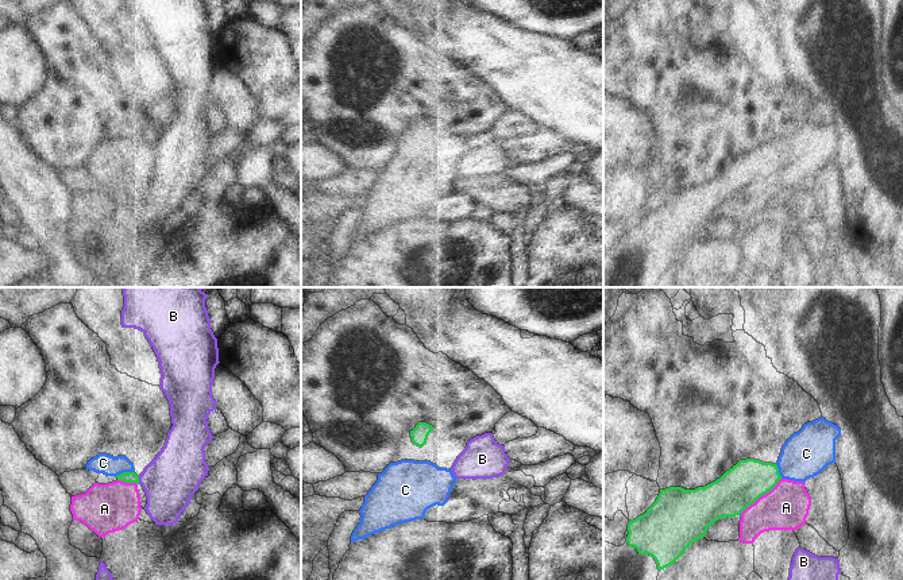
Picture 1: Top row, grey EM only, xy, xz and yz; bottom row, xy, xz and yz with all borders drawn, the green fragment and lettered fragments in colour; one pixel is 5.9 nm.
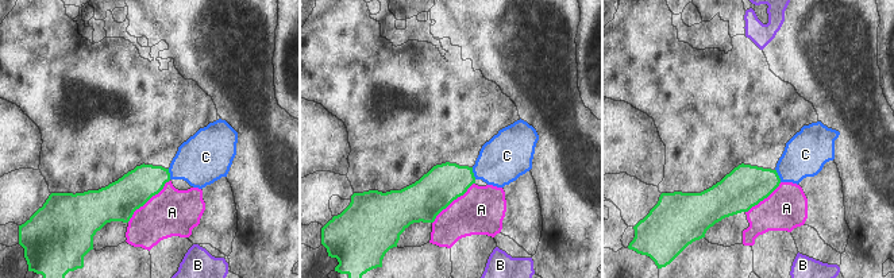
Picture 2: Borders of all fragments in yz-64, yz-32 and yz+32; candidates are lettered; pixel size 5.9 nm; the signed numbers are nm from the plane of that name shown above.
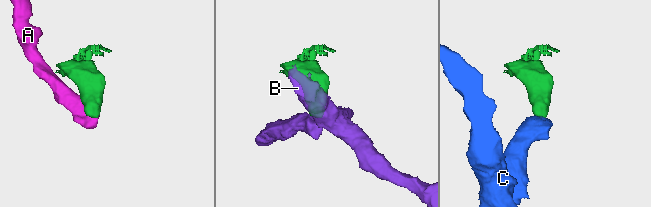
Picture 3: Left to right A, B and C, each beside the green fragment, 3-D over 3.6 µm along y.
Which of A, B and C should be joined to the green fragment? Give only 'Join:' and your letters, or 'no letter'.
Join: C

